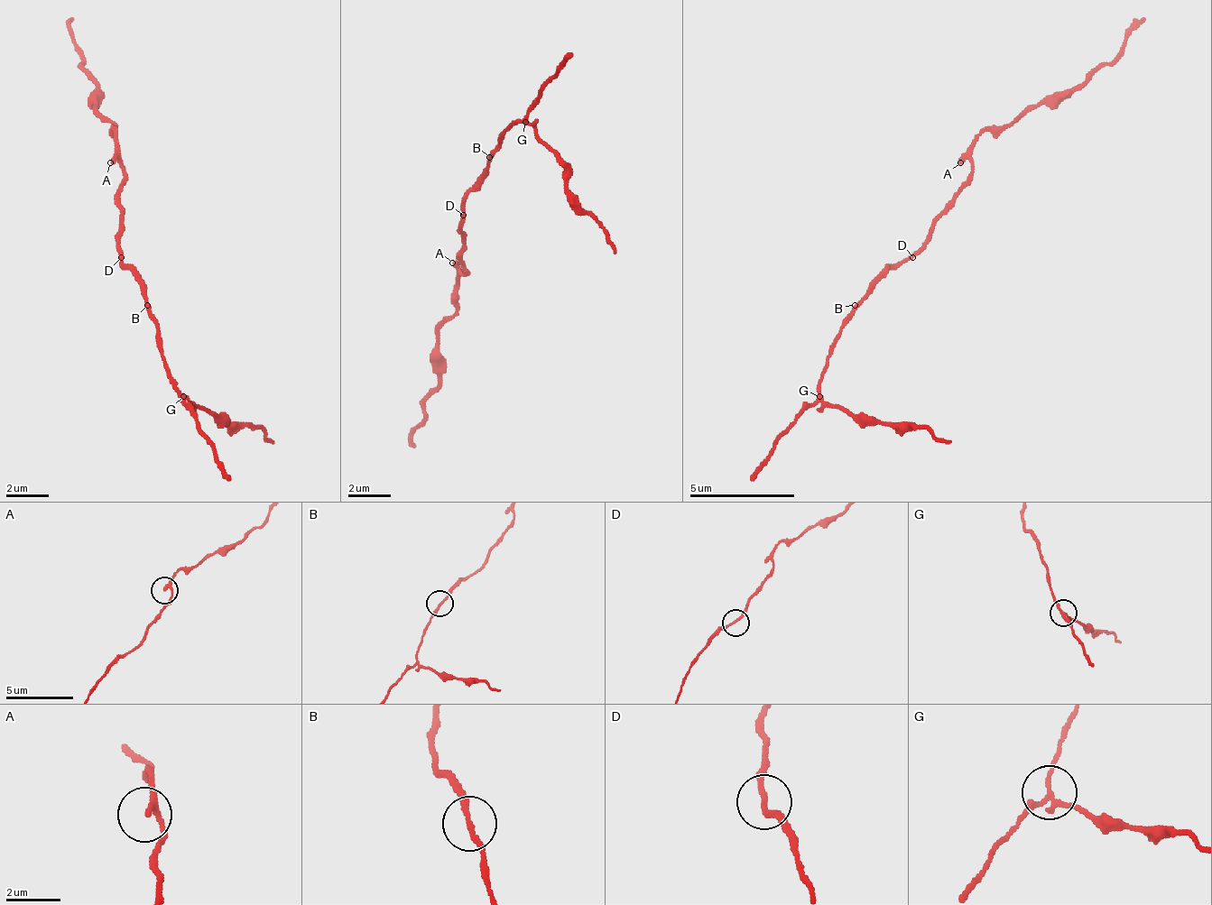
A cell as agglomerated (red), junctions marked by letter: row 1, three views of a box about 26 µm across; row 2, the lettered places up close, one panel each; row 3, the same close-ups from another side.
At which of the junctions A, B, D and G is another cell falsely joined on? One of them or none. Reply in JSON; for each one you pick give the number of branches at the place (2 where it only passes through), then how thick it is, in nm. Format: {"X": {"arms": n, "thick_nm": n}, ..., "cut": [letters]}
{"G": {"arms": 3, "thick_nm": 170}, "cut": ["G"]}

